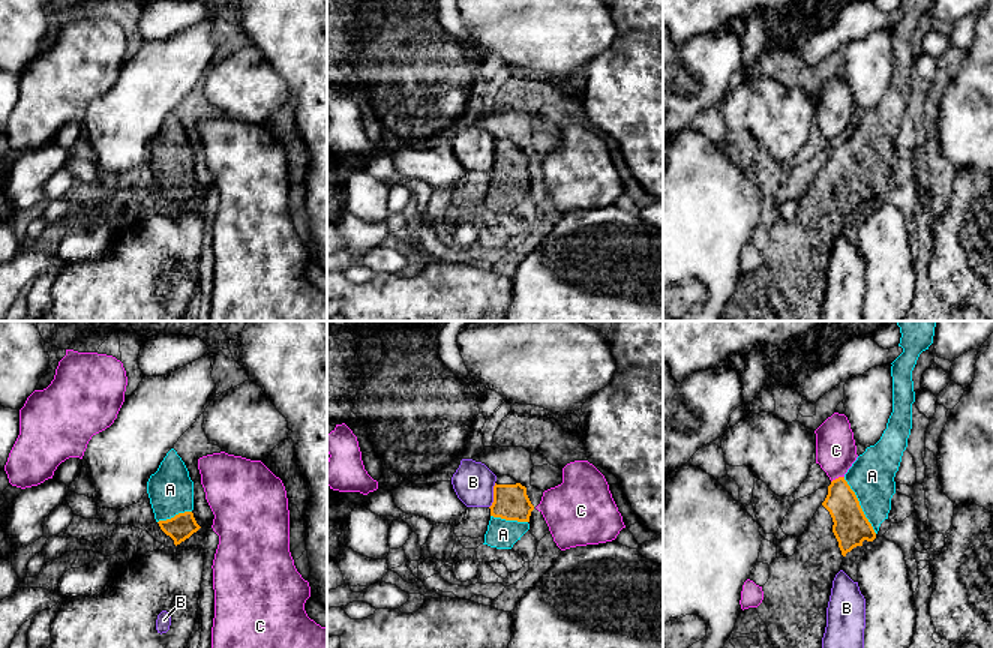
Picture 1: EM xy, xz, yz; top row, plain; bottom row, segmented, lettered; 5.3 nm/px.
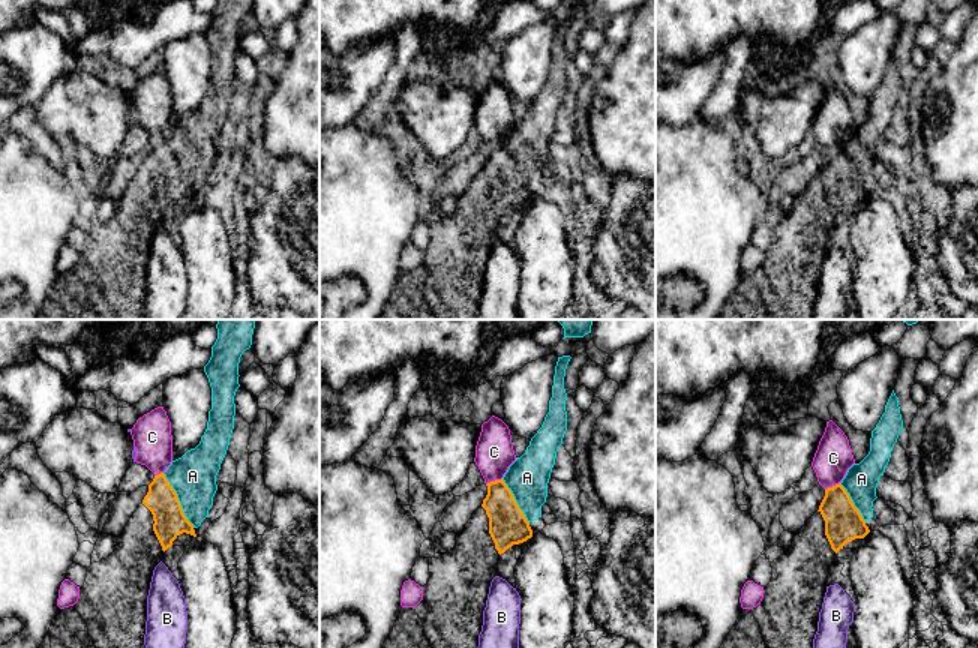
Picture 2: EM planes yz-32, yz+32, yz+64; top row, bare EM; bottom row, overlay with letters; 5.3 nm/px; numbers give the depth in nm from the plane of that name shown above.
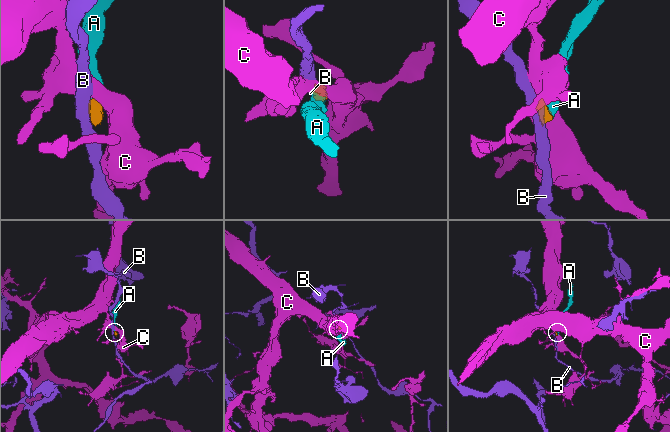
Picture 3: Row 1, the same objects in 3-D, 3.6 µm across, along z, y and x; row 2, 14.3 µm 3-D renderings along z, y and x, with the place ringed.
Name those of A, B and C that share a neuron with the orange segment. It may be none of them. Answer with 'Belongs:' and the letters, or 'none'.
Belongs: A

